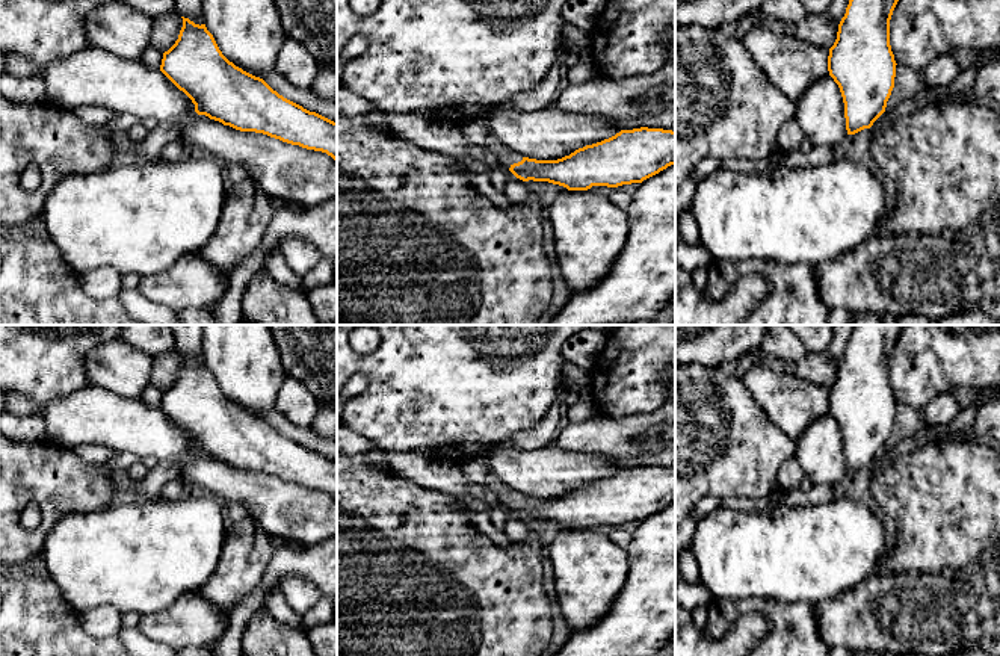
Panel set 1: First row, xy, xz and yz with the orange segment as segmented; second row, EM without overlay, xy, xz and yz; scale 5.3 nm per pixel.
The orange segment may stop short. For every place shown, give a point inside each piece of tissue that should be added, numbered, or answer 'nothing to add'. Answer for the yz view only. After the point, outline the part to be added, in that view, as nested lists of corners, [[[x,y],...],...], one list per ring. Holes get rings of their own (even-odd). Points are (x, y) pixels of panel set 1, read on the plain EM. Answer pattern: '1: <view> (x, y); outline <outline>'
nothing to add

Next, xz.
1: xz (499, 493); outline [[[488,475],[486,476],[486,491],[491,497],[492,502],[495,503],[502,503],[503,506],[506,506],[509,509],[509,506],[514,502],[518,502],[523,499],[521,494],[518,494],[514,490],[506,488],[502,482],[498,482],[494,476]]]

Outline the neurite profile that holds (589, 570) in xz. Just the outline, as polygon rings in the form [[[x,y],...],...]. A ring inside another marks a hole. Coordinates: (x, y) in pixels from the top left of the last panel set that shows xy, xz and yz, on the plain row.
[[[566,529],[550,543],[550,559],[562,617],[580,632],[613,606],[628,576],[625,549],[592,529]]]

